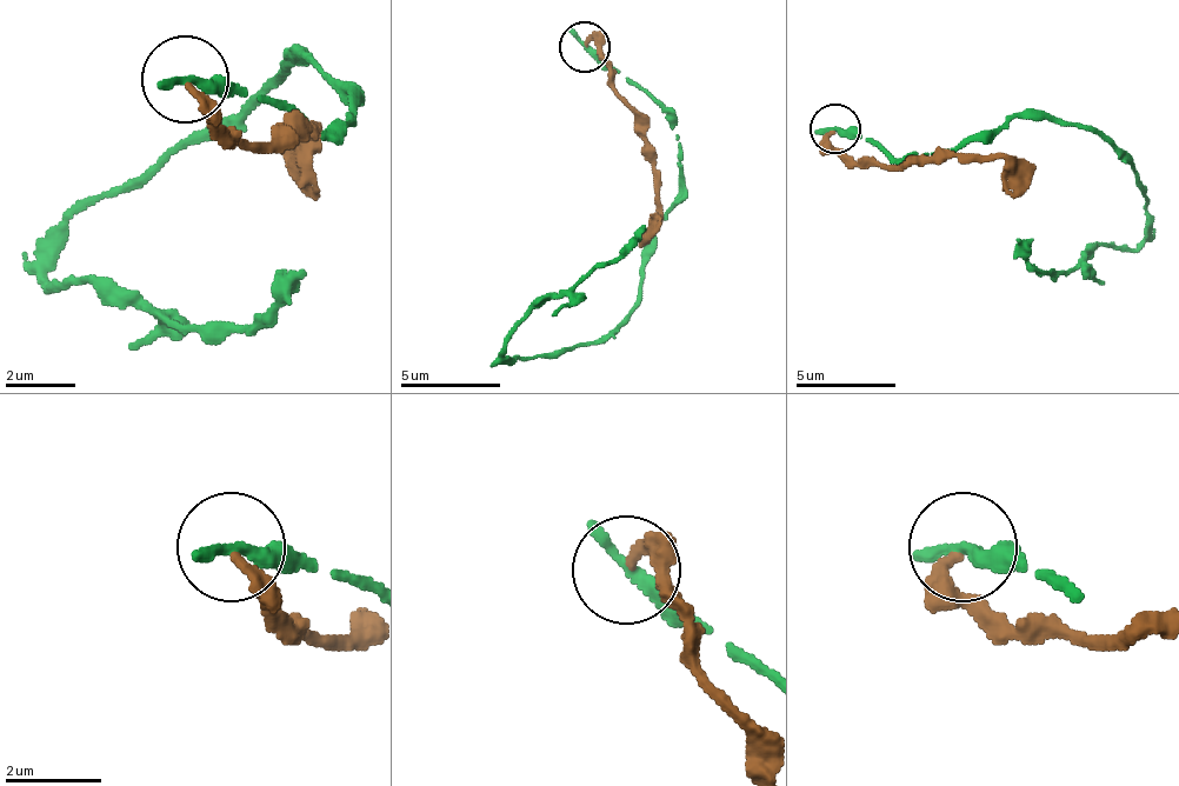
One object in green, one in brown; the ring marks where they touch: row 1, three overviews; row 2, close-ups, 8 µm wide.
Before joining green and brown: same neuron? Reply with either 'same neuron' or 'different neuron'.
different neuron

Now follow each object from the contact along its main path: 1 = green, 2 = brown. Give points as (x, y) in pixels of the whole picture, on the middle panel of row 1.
1: (585, 46), (680, 146), (680, 201), (655, 226), (640, 301), (605, 337), (505, 352), (535, 306), (651, 226)
2: (585, 46), (595, 40), (611, 60), (611, 86), (631, 111), (655, 171), (655, 211), (660, 231)

